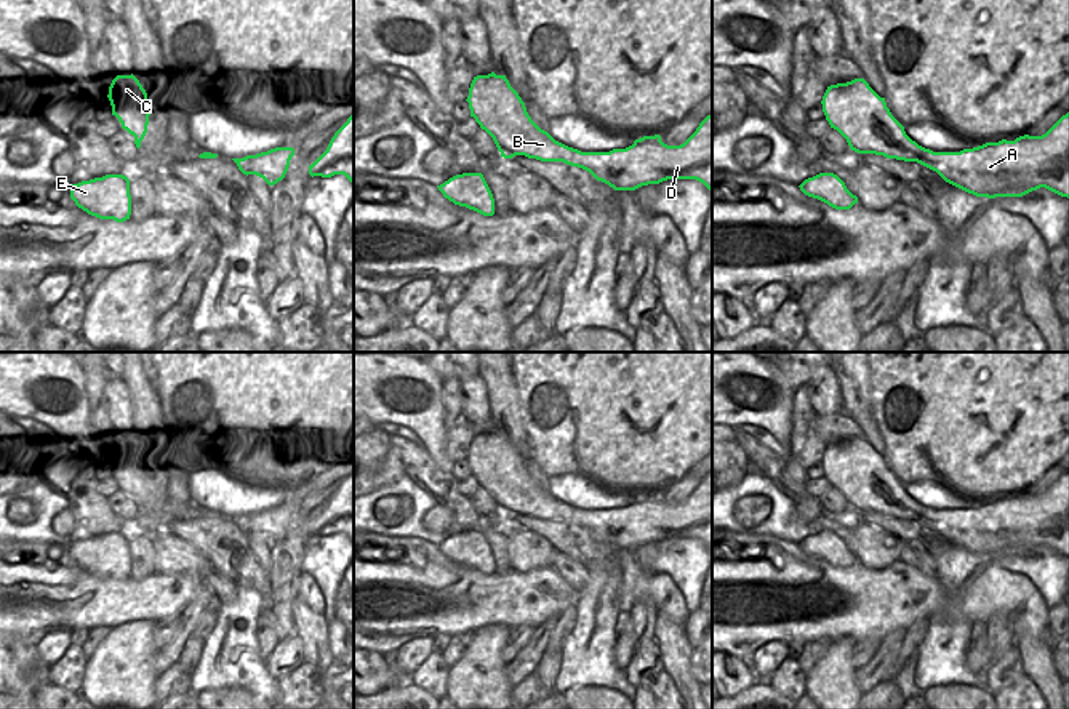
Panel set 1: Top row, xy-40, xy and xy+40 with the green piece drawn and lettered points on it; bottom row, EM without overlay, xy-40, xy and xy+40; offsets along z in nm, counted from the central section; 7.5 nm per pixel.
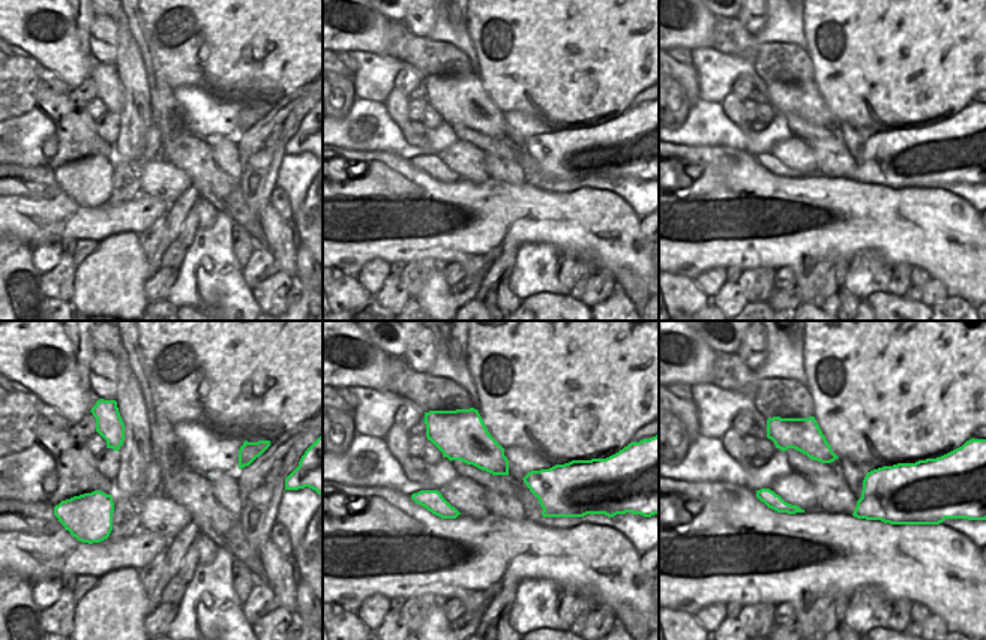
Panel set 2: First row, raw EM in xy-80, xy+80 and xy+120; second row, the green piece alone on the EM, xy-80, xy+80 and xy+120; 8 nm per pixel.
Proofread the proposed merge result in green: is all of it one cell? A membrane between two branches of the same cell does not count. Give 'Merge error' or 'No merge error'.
No merge error

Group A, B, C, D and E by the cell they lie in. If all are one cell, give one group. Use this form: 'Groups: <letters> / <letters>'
Groups: A B C D E

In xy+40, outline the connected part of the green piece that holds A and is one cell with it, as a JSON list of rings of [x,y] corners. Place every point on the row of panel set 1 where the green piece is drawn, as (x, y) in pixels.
[[[864,78],[827,86],[823,112],[858,154],[917,162],[976,197],[1023,197],[1045,187],[1069,198],[1069,112],[1042,136],[933,152],[912,141]]]

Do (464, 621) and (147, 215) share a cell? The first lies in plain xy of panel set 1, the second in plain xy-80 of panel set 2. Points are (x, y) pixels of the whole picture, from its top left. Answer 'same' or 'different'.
same

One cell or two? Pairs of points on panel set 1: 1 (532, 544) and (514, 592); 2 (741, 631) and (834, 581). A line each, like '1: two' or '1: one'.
1: two
2: one

